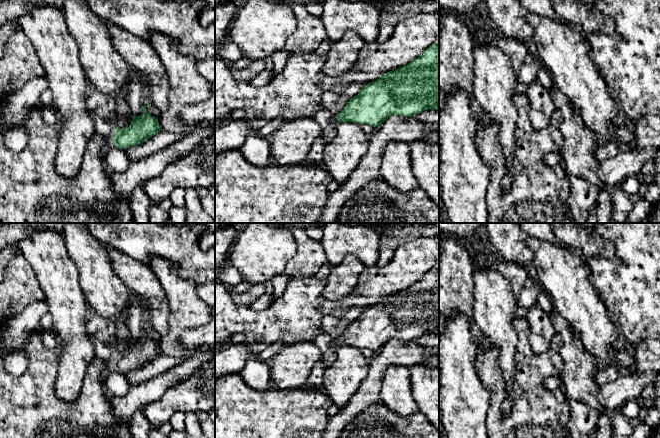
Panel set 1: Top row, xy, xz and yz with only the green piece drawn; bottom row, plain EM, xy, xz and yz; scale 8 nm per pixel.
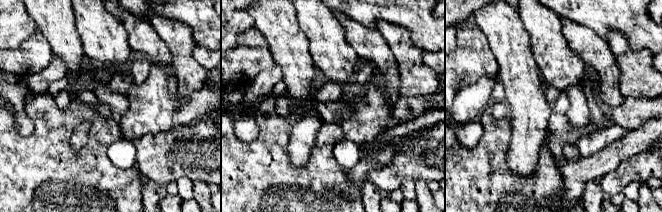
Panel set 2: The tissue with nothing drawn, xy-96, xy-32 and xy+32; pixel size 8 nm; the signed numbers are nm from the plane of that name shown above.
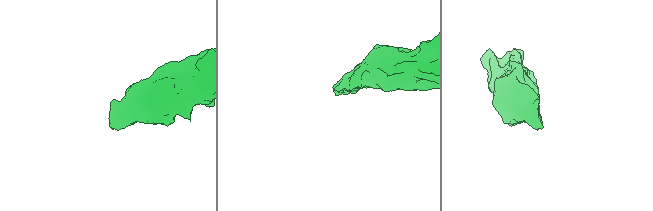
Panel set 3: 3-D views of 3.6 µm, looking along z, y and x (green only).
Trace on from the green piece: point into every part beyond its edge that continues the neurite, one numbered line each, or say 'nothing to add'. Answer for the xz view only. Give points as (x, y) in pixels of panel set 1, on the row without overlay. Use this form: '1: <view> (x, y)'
1: xz (327, 345)

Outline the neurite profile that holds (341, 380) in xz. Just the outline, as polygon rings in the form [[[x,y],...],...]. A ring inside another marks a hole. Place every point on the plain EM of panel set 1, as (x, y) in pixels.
[[[341,346],[331,366],[325,367],[322,390],[340,408],[347,405],[366,378],[369,360],[354,346]]]

